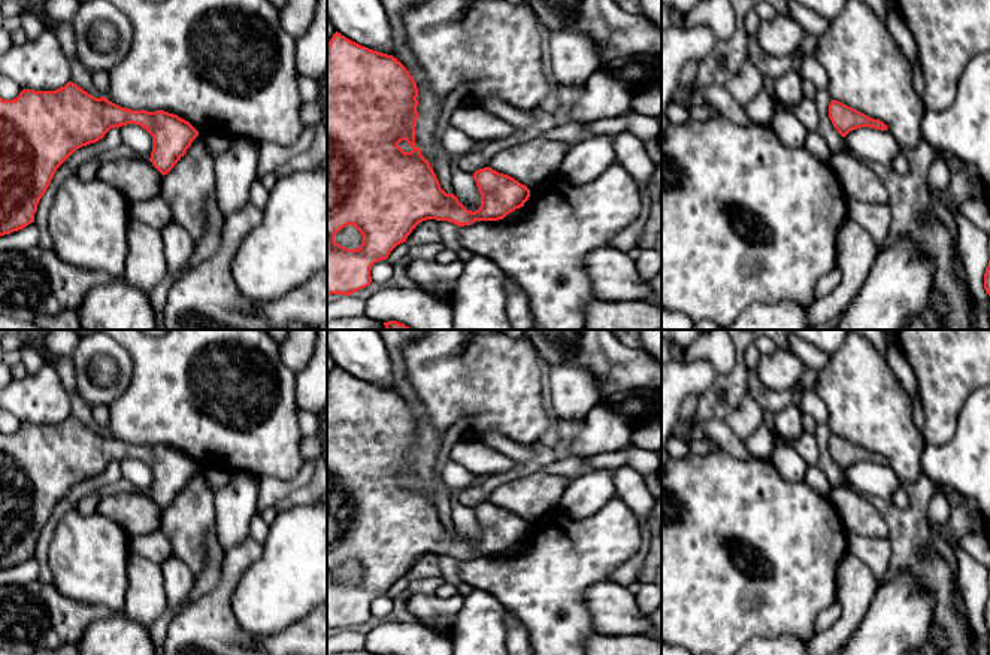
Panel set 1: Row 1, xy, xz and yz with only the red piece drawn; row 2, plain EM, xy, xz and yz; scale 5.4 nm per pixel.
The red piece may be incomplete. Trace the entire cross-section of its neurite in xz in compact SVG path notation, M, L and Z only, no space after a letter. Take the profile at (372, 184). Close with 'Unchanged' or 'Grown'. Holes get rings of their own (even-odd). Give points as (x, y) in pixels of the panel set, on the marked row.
M334 33L330 42L327 43L327 297L331 294L349 295L355 291L360 291L370 285L372 266L378 261L387 260L390 252L400 243L406 242L412 230L423 221L436 219L448 221L458 227L470 225L475 221L499 221L506 215L524 206L530 197L530 189L515 181L514 178L499 173L491 167L479 169L473 173L478 191L481 194L481 206L478 210L467 210L454 194L446 194L430 167L429 160L421 155L421 149L415 145L415 127L418 119L418 88L414 78L409 75L406 67L393 55L387 55L366 46L361 46L340 33ZM354 225L363 236L361 245L357 249L348 249L334 242L334 234L339 233L343 227Z. Unchanged

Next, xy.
M73 82L55 91L22 90L13 100L0 97L0 236L34 222L34 213L57 169L79 148L96 143L110 128L140 125L152 136L149 161L164 176L185 155L199 131L164 110L131 110L94 97Z. Unchanged

